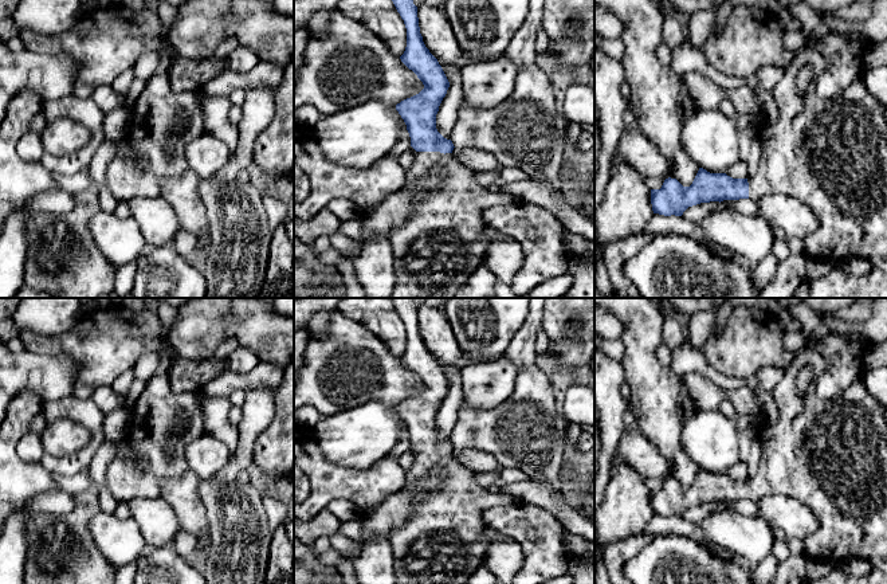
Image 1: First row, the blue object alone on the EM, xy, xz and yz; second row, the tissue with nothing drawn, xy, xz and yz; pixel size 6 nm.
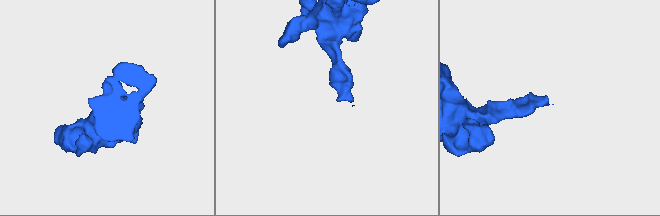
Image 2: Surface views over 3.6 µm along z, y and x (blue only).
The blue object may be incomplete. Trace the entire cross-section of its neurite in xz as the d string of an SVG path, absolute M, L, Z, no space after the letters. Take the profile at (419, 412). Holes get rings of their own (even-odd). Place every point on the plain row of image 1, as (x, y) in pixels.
M392 298L392 302L407 329L407 348L400 360L424 385L419 395L396 405L396 411L407 426L411 447L417 452L415 463L405 474L407 485L432 470L441 477L441 482L416 503L409 520L389 536L396 584L466 584L483 567L487 550L482 513L495 506L511 505L515 498L509 494L491 493L480 486L475 481L476 474L452 456L455 448L452 442L444 439L436 430L436 415L450 383L437 360L423 342L417 307L412 298Z

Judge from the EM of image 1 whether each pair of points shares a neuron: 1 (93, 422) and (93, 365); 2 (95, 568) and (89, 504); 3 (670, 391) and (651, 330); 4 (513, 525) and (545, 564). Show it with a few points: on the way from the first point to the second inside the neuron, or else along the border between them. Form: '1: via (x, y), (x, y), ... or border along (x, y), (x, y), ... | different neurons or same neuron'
1: border along (73, 395), (79, 399), (90, 399) | different neurons
2: via (83, 552), (82, 520) | same neuron
3: via (655, 376), (648, 369), (648, 345) | same neuron
4: via (522, 534), (540, 555) | same neuron

